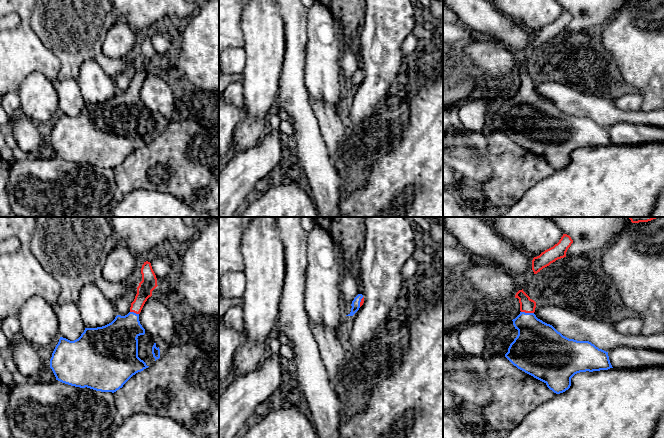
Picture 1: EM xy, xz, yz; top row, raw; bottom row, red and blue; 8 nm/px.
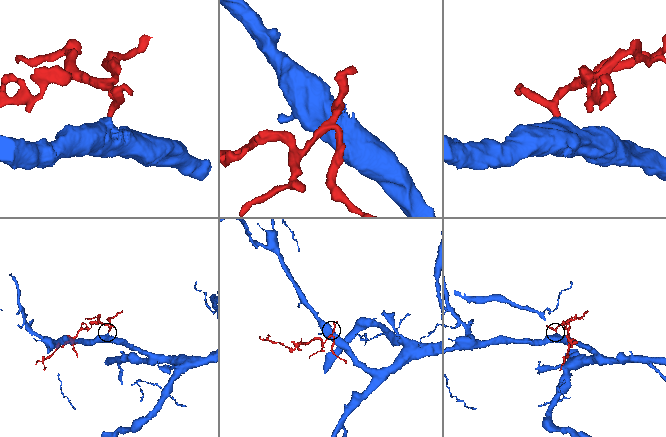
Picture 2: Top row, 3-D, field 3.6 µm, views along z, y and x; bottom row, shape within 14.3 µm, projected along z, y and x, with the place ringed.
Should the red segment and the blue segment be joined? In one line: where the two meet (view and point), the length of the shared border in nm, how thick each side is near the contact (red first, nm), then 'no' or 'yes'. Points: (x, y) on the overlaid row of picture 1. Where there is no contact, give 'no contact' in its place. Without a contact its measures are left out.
yz (527, 312) | 110 nm | 120/320 nm | yes

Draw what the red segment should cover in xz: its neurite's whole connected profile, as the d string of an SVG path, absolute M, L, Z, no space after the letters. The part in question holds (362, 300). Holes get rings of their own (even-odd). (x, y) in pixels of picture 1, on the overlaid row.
M358 294L354 300L352 301L352 308L351 308L351 312L346 315L346 316L353 316L358 310L359 308L363 305L364 303L364 297L362 294Z

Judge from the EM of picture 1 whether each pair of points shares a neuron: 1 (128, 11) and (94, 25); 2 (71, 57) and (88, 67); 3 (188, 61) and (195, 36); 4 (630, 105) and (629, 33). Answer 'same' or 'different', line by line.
1: different
2: different
3: same
4: different

